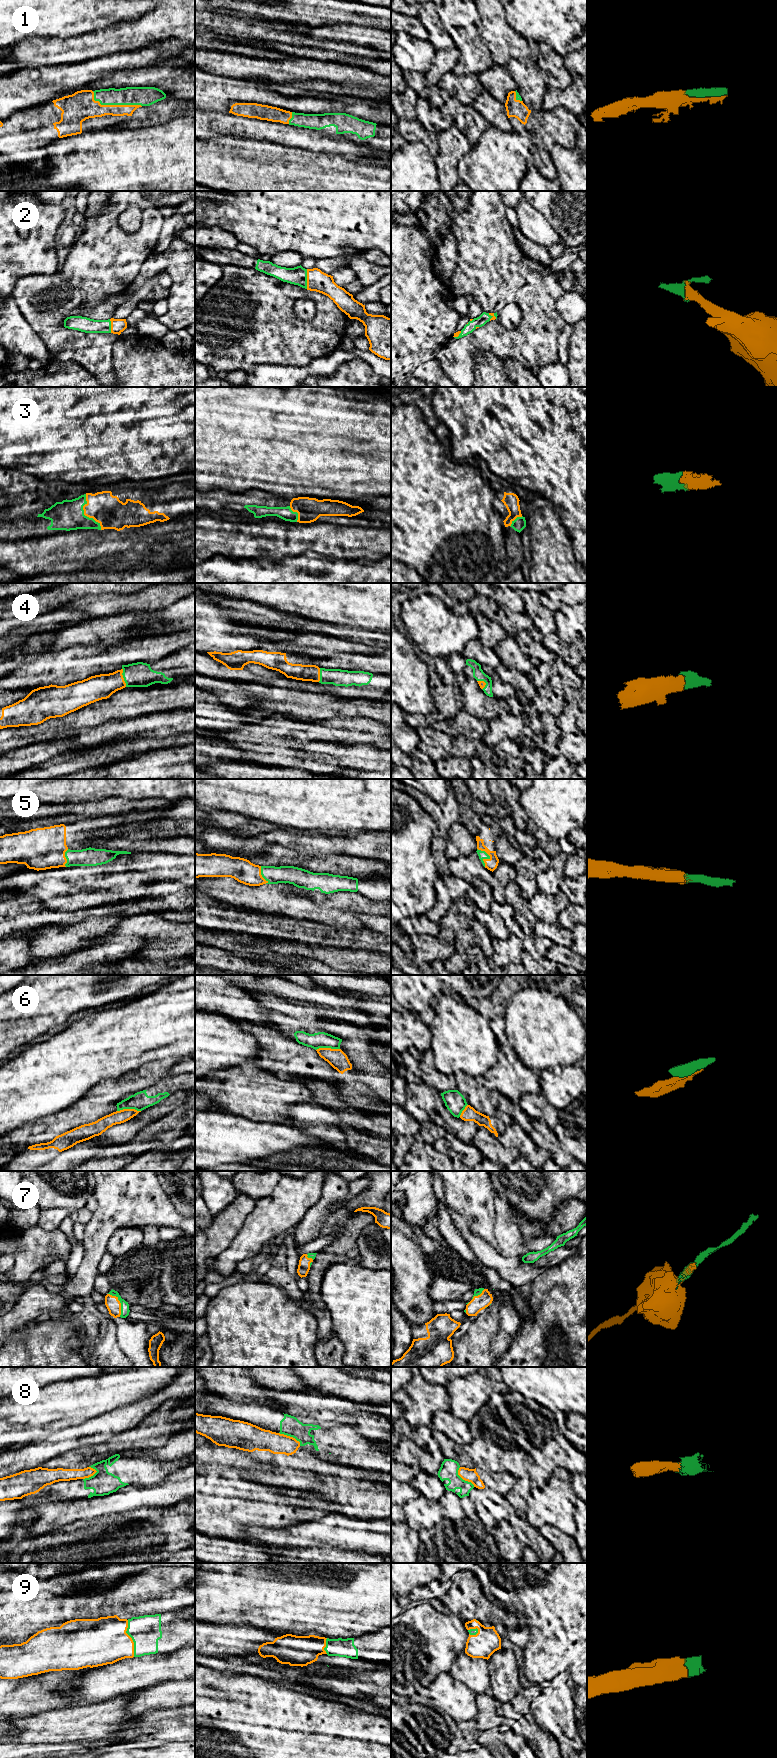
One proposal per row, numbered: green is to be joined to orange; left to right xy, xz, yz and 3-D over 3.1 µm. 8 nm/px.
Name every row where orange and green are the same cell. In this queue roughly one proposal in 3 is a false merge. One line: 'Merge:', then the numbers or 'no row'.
Merge: 1, 2, 3, 4, 5, 7, 9

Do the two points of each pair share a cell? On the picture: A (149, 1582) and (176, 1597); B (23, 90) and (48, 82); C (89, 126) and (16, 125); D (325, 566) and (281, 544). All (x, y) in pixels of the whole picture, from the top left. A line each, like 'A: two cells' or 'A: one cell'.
A: one cell
B: one cell
C: one cell
D: two cells

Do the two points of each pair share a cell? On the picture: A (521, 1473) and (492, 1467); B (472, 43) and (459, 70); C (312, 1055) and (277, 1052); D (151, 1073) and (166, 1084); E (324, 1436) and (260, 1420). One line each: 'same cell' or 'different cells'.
A: different cells
B: same cell
C: same cell
D: different cells
E: same cell

